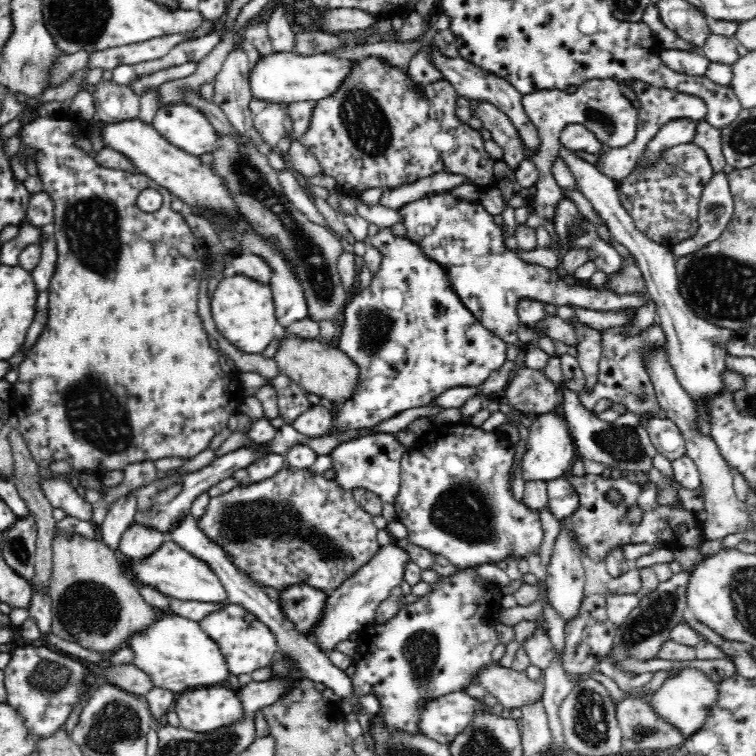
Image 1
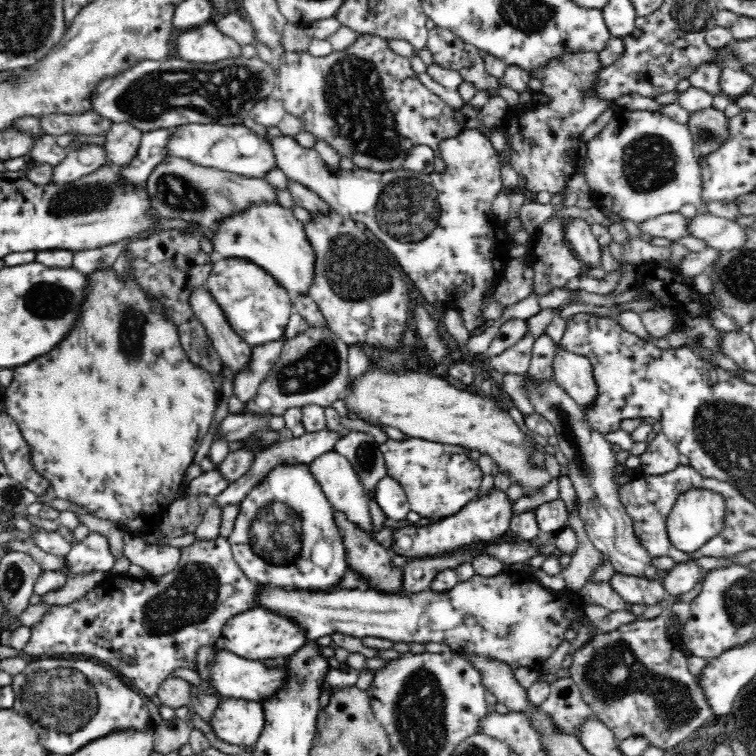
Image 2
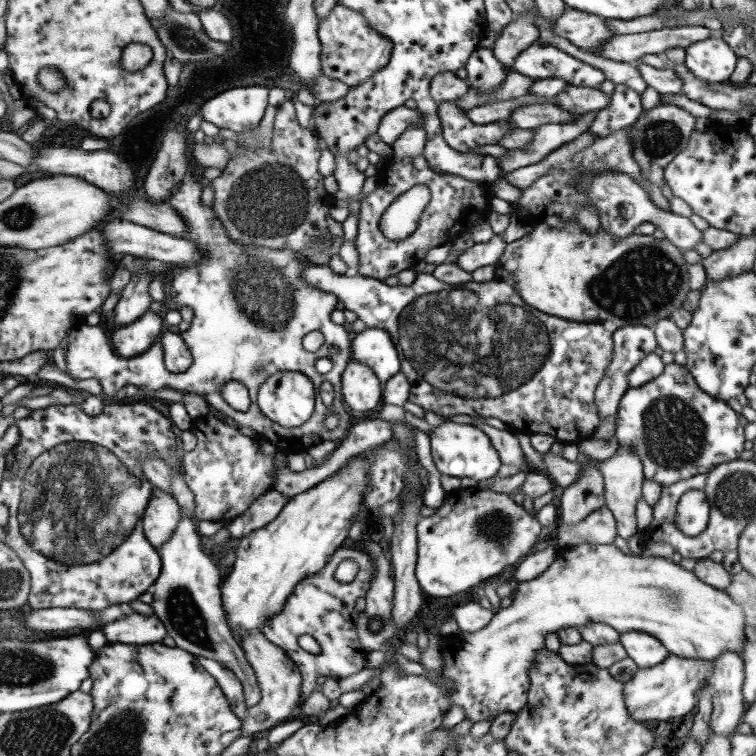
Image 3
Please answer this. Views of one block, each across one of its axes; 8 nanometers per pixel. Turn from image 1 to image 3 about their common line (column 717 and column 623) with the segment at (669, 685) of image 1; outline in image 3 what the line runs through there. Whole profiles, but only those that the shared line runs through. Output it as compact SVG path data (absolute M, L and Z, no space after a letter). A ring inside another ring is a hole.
M667 656L655 666L637 666L635 674L627 682L623 682L621 696L633 722L653 726L653 722L659 720L683 718L697 702L697 688L701 688L701 684L709 680L711 674L713 670L709 670L709 664L705 662Z

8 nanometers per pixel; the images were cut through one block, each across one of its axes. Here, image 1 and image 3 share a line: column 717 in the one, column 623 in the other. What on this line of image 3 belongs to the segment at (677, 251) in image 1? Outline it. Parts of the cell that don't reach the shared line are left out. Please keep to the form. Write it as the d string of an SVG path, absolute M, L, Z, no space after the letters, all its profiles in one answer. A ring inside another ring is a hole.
M611 174L611 176L597 176L593 182L585 182L585 190L589 194L589 198L597 204L597 210L599 210L599 224L601 228L615 236L615 238L629 238L635 228L643 222L651 222L655 226L655 230L661 230L665 240L669 240L673 246L677 246L679 250L693 250L695 244L701 242L701 234L691 222L687 216L679 216L679 214L673 214L669 210L663 210L659 208L649 196L647 192L637 184L633 182L627 174Z

